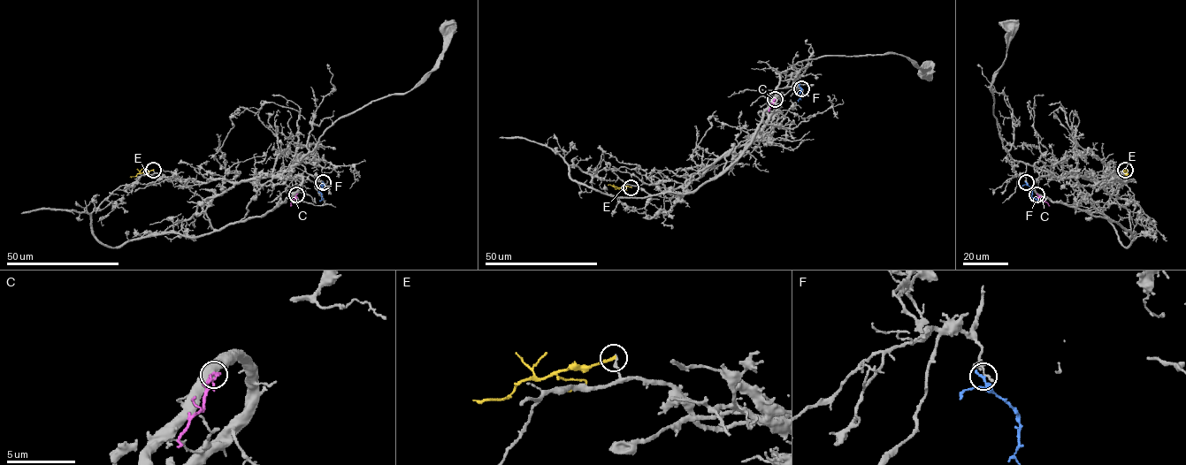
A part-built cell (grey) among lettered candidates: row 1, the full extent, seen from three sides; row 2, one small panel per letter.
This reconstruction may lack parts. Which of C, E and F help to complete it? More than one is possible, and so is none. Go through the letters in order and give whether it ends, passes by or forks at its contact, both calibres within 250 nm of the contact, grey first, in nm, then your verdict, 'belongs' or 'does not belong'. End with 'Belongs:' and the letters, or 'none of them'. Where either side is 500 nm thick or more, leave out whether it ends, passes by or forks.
C: 550 nm thick on the grey side, 240 nm on the other; does not belong
E: it ends there; 160 nm thick on the grey side, 160 nm on the other; does not belong
F: it ends there; 180 nm thick on the grey side, 280 nm on the other; does not belong
Belongs: none of them

